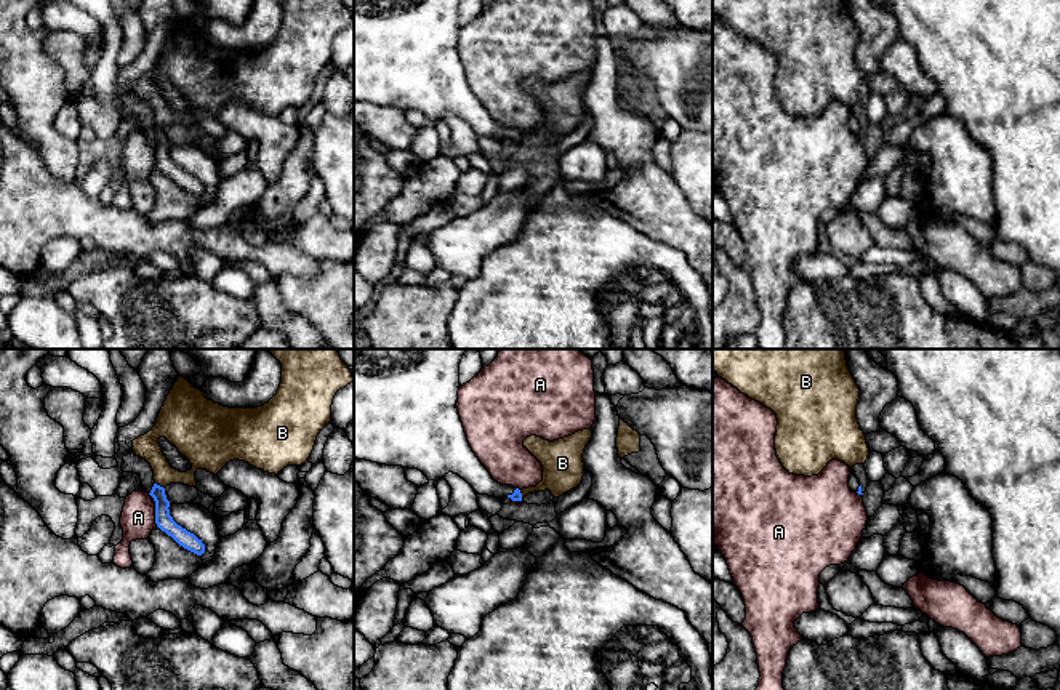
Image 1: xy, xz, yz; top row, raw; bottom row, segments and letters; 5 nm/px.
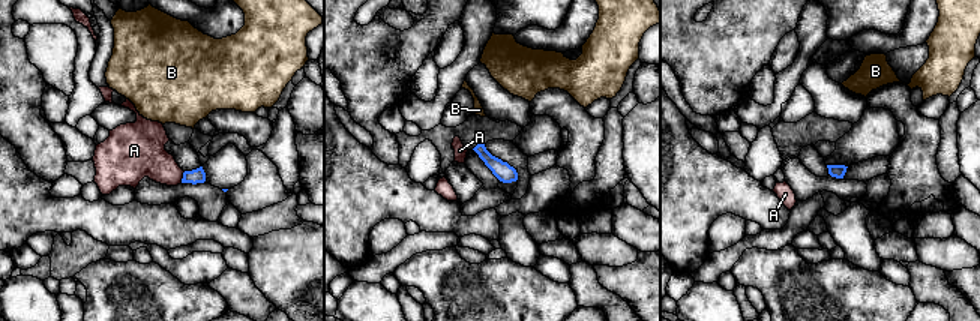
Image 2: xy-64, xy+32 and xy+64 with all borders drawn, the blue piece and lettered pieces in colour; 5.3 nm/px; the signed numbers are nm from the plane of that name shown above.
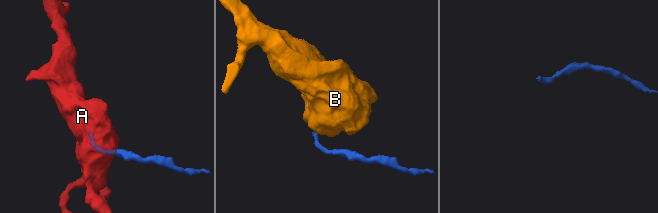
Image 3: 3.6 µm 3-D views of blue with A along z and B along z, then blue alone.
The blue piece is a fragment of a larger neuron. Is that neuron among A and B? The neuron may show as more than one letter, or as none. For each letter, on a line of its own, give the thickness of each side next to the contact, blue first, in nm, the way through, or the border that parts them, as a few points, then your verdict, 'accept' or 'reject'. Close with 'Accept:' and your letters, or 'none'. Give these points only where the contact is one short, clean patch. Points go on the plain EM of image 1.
A: calibres 90 and 180 nm; border xy (154, 146), (154, 164), (157, 167); reject
B: calibres 90 and 120 nm; border xy (156, 124), (164, 130); reject
Accept: none

